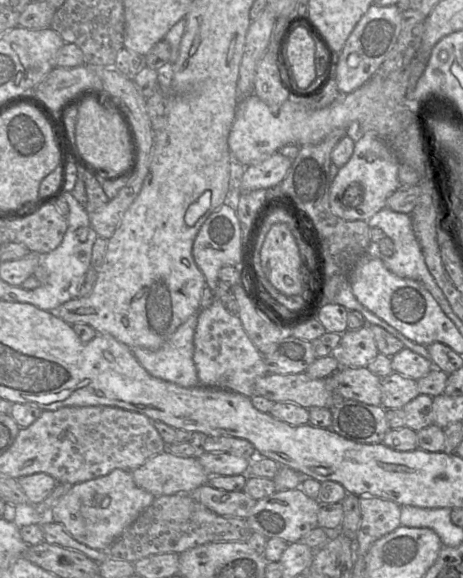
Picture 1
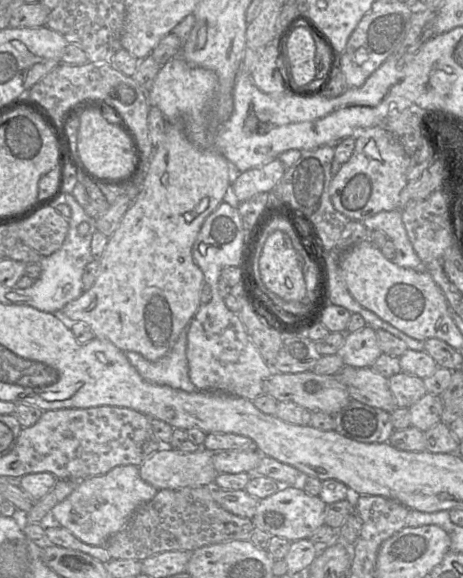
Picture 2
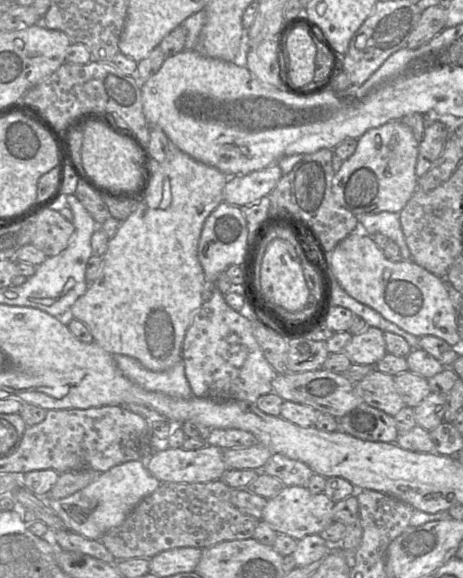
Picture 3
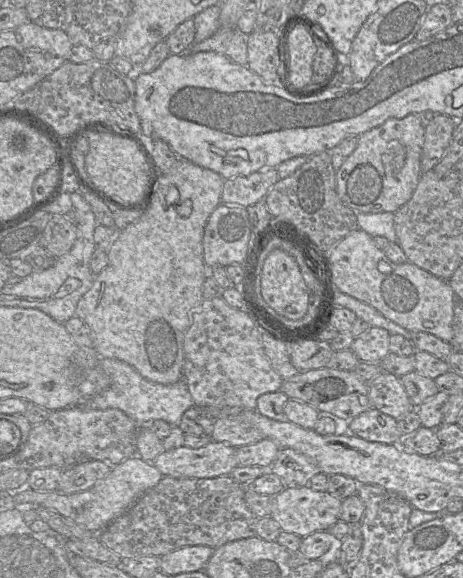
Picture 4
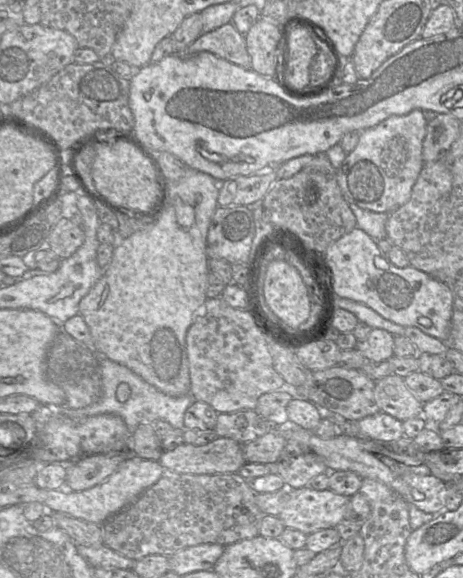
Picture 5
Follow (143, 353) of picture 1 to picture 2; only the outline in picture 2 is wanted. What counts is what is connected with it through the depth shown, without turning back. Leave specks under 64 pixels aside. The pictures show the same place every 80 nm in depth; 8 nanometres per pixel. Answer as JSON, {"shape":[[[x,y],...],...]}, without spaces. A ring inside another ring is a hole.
{"shape":[[[188,325],[181,331],[170,352],[157,361],[149,361],[137,352],[123,352],[145,380],[189,393],[195,392],[197,388],[189,378],[189,365],[186,356],[187,335]]]}

